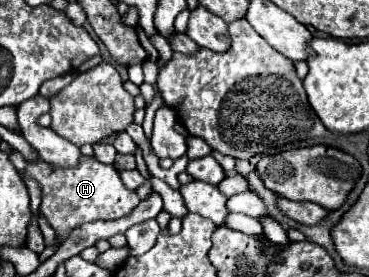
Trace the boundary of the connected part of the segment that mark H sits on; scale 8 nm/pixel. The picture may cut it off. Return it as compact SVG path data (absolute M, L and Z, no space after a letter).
M80 155L76 167L58 167L50 165L44 159L26 161L26 169L20 171L20 177L38 181L42 189L42 205L40 213L46 217L46 221L52 225L56 235L60 239L66 239L76 227L84 223L92 223L98 219L120 219L130 215L136 205L140 203L140 197L136 191L130 191L124 187L120 179L120 171L114 165L100 163L96 157Z

